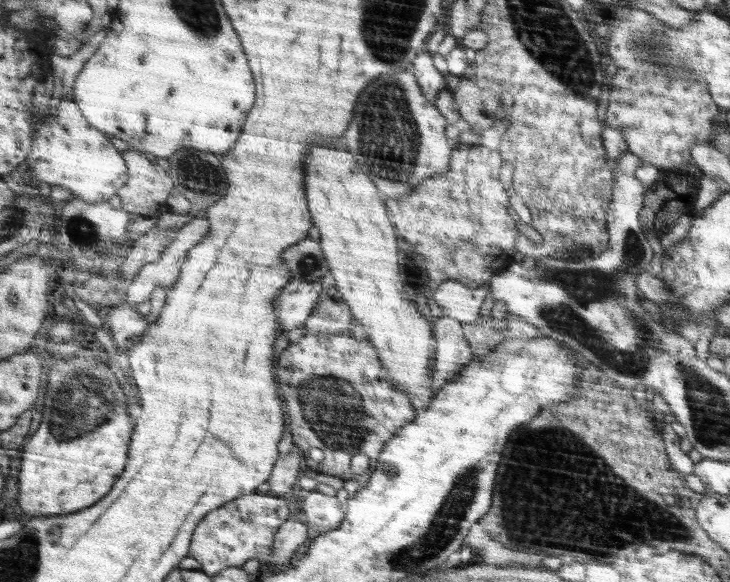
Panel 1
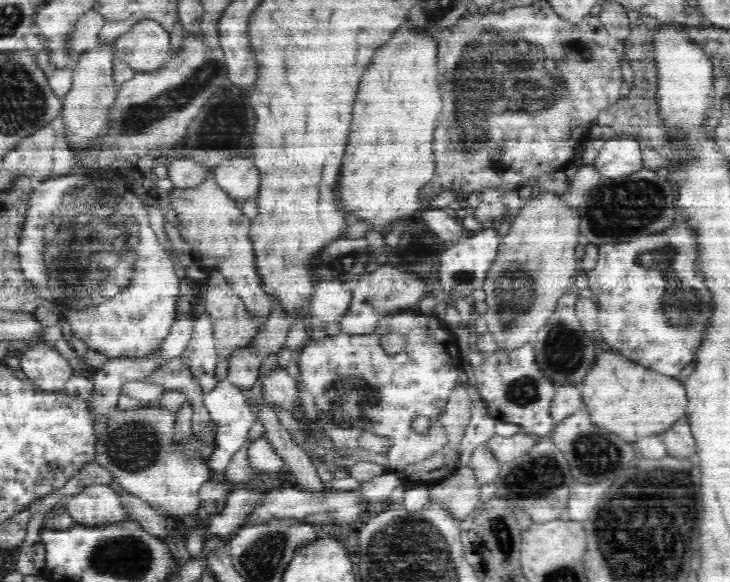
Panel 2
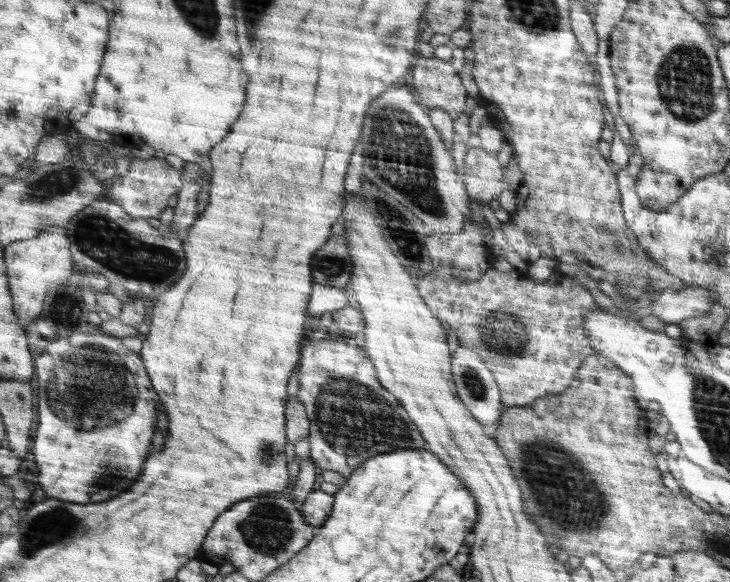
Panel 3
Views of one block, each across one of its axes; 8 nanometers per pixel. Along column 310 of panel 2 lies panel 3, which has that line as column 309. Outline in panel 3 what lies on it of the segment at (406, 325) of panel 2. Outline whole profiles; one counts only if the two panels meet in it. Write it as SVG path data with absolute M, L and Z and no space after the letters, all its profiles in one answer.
M324 338L308 340L302 349L298 366L300 389L296 398L304 405L309 420L310 456L322 470L334 470L345 479L354 469L364 464L369 458L392 452L398 448L422 448L424 440L414 421L408 418L408 412L398 404L398 400L381 386L377 379L377 370L368 352L358 345L350 345L344 338Z

